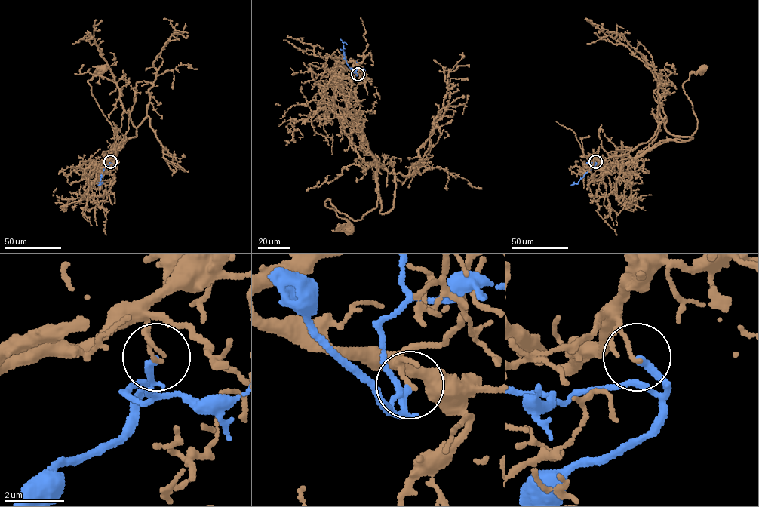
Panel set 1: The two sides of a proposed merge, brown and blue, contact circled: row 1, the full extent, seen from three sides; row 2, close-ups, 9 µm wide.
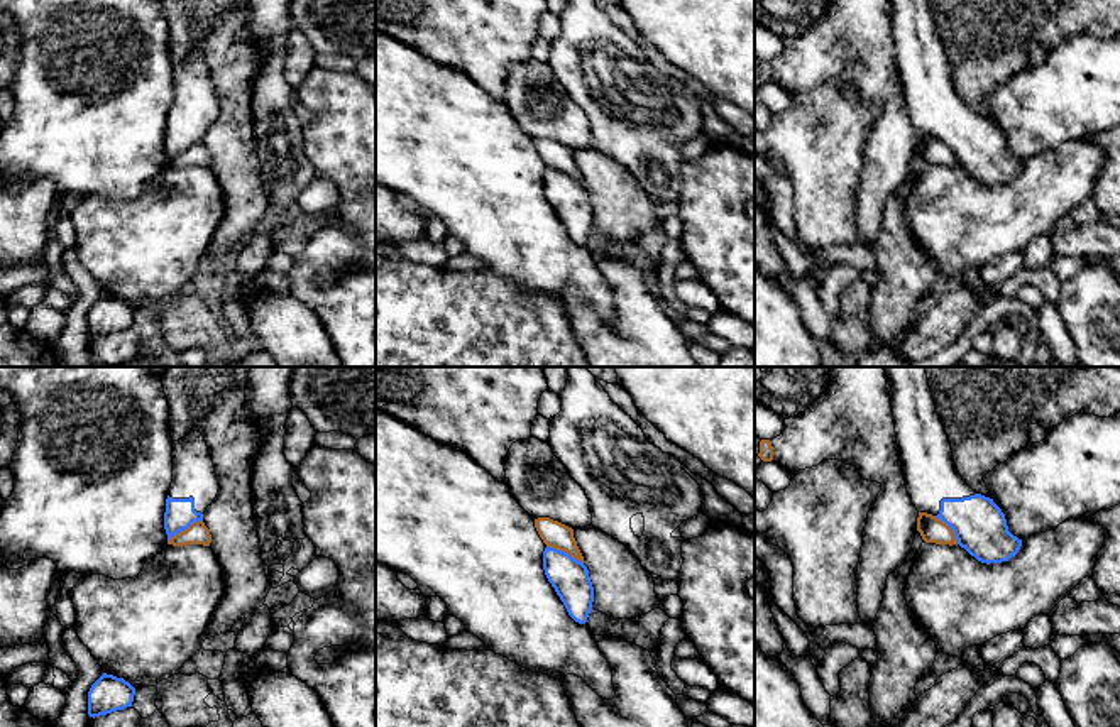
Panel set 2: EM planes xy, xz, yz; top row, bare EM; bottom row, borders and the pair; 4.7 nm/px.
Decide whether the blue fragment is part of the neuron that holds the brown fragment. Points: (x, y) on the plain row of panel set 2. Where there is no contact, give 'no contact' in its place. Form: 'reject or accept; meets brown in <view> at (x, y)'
reject; meets brown in xz at (565, 173)

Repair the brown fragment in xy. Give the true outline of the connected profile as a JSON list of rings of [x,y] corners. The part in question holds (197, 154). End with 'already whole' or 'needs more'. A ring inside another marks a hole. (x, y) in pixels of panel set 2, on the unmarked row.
[[[203,142],[193,144],[188,150],[178,154],[167,162],[167,166],[173,167],[188,167],[188,166],[210,167],[210,164],[211,164],[211,156]]]; already whole

